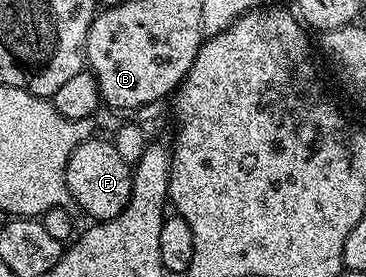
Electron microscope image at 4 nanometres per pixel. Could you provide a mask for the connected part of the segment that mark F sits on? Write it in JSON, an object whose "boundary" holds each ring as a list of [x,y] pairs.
{"boundary":[[[107,137],[87,138],[82,144],[78,144],[78,148],[74,148],[74,152],[66,164],[68,197],[73,203],[77,202],[92,217],[92,220],[105,222],[118,216],[122,212],[122,208],[126,208],[132,191],[132,172],[133,167],[126,160],[122,160],[122,156],[118,156],[118,148],[114,148],[114,144]]]}

